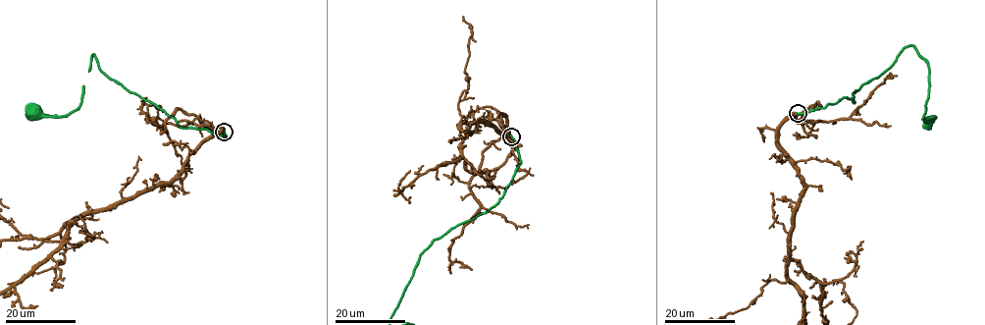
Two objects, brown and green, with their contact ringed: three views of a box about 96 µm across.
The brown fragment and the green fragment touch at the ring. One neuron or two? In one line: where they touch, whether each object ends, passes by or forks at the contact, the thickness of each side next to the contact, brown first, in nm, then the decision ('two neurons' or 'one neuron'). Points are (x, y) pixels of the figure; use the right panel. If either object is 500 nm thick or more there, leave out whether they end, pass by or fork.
place (798, 113); brown passes by; green ends; calibres 400 and 280 nm; one neuron

